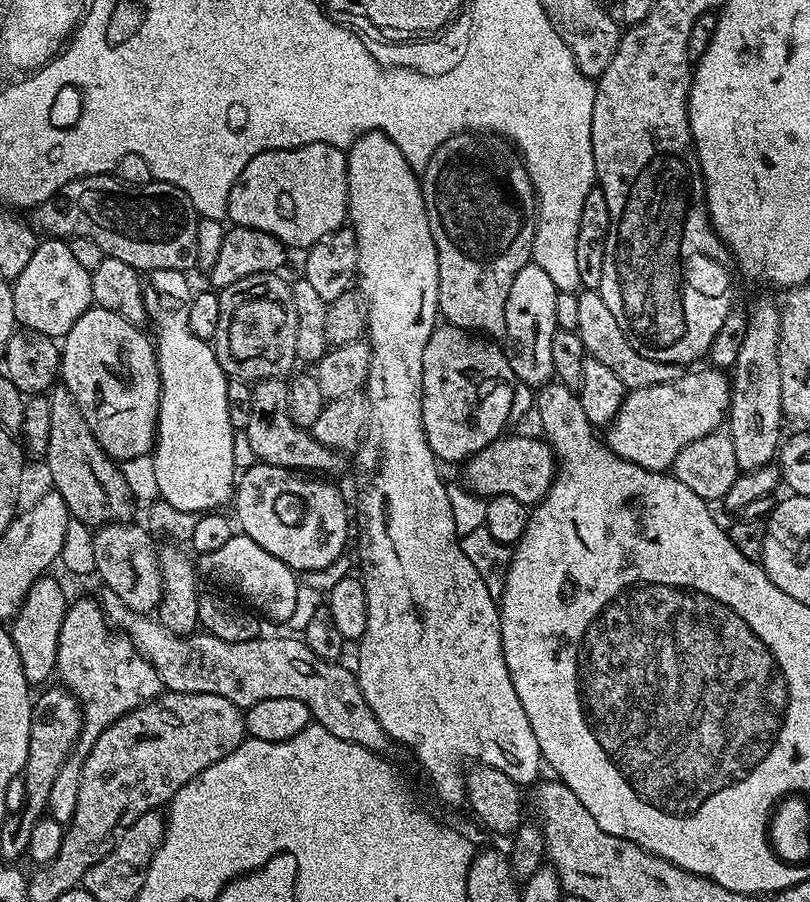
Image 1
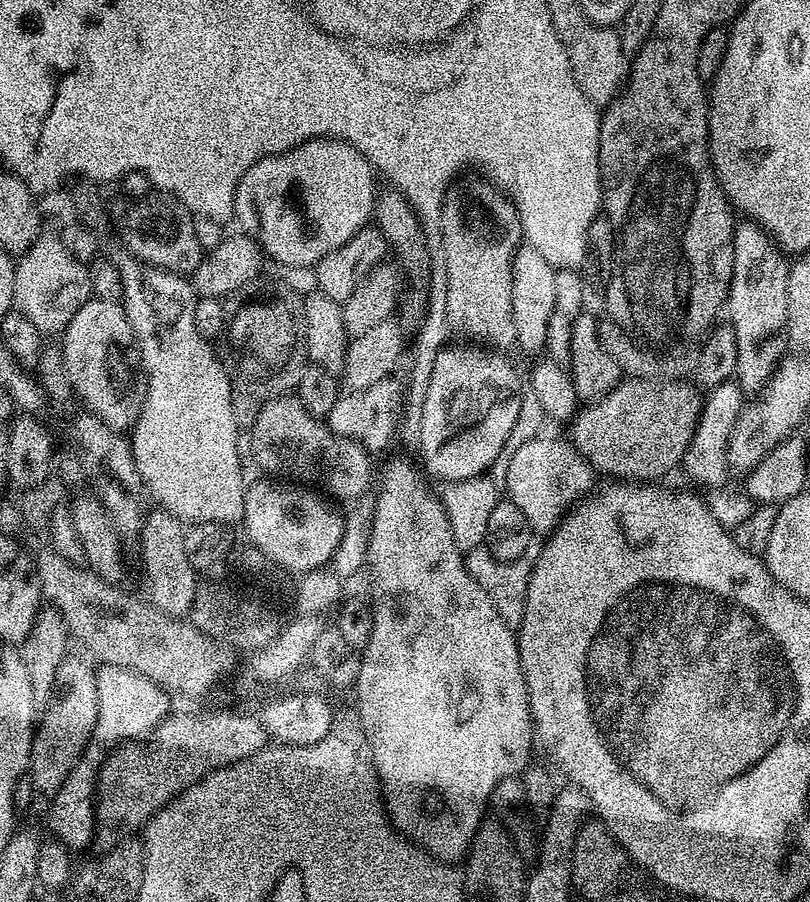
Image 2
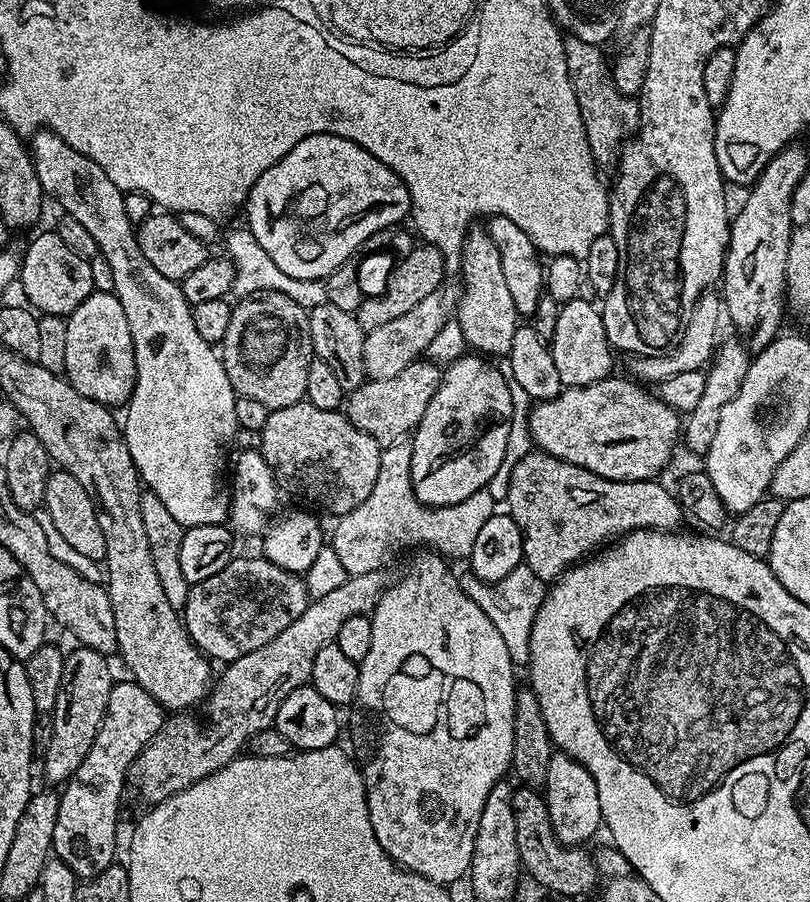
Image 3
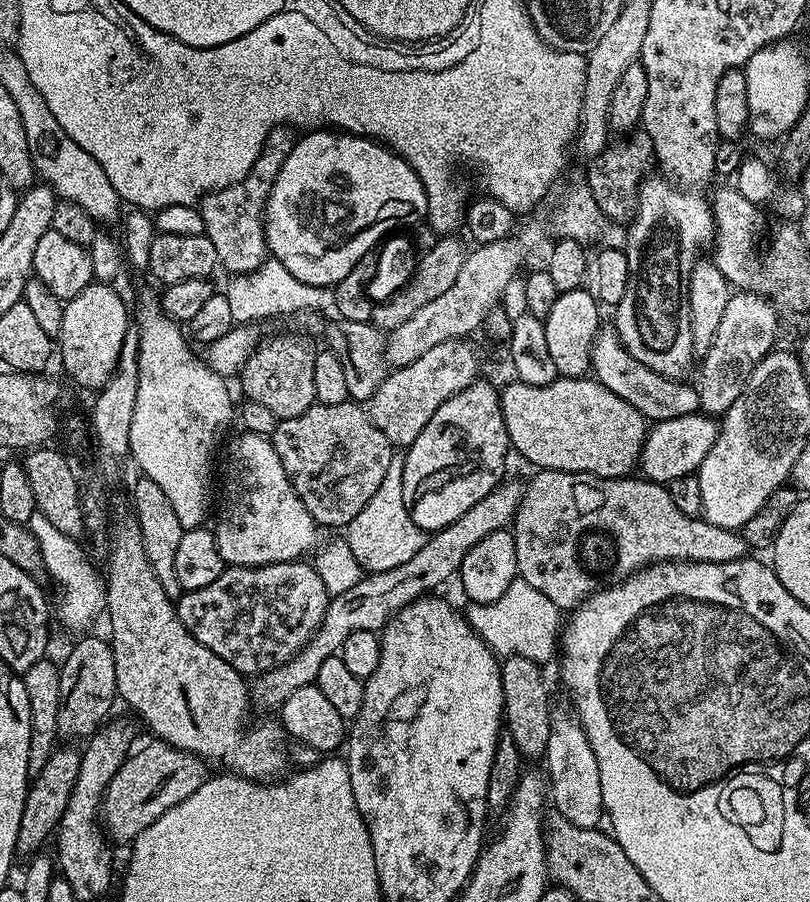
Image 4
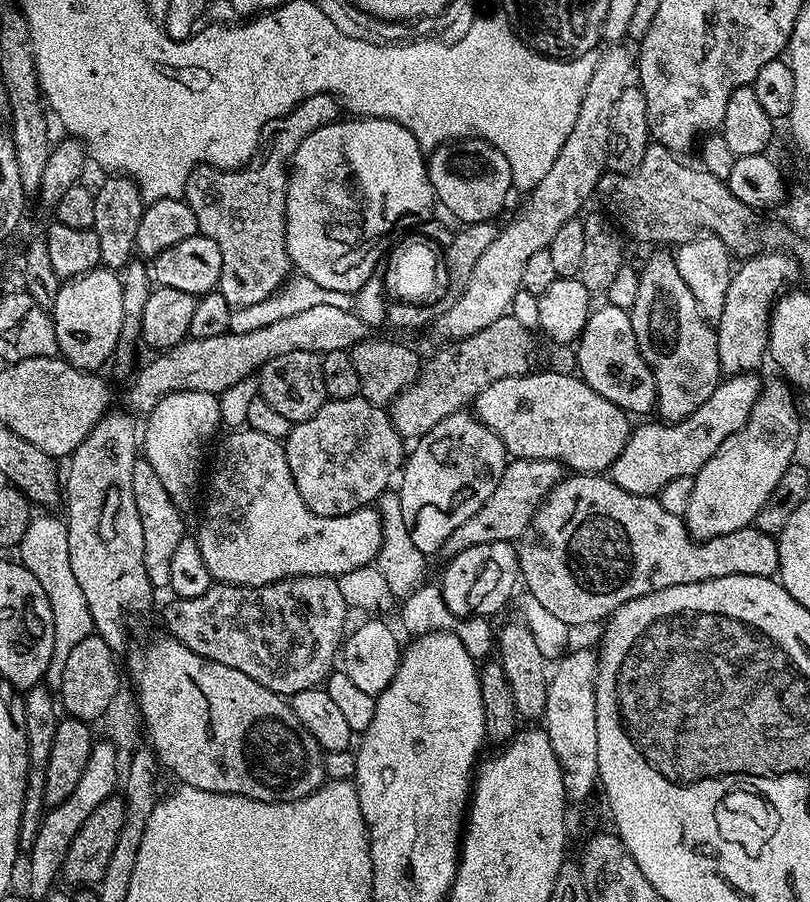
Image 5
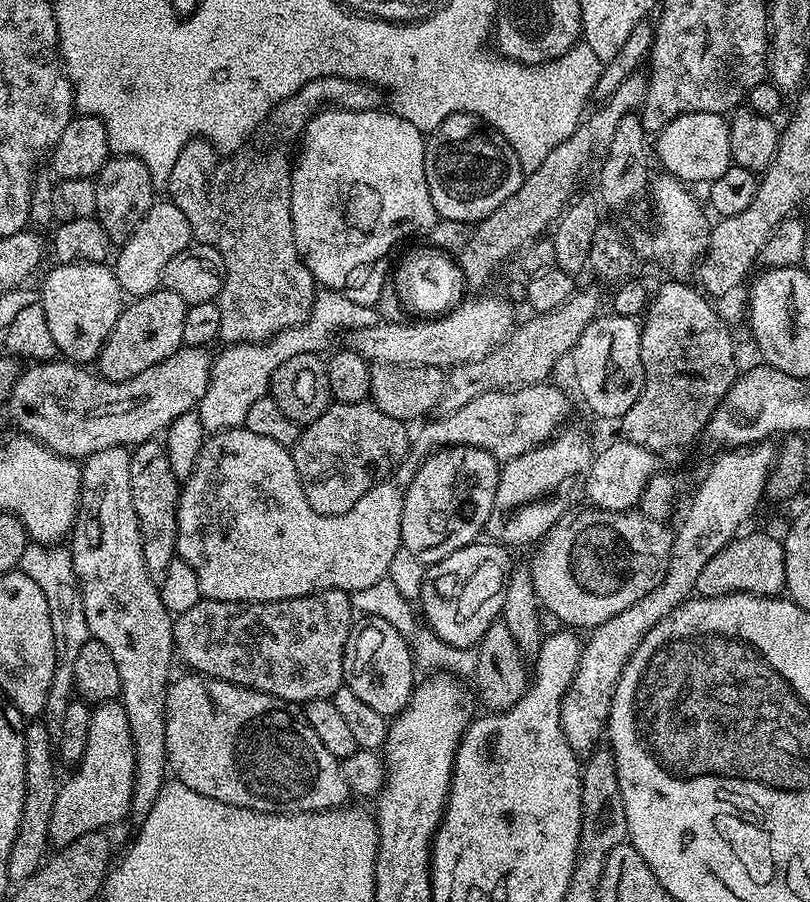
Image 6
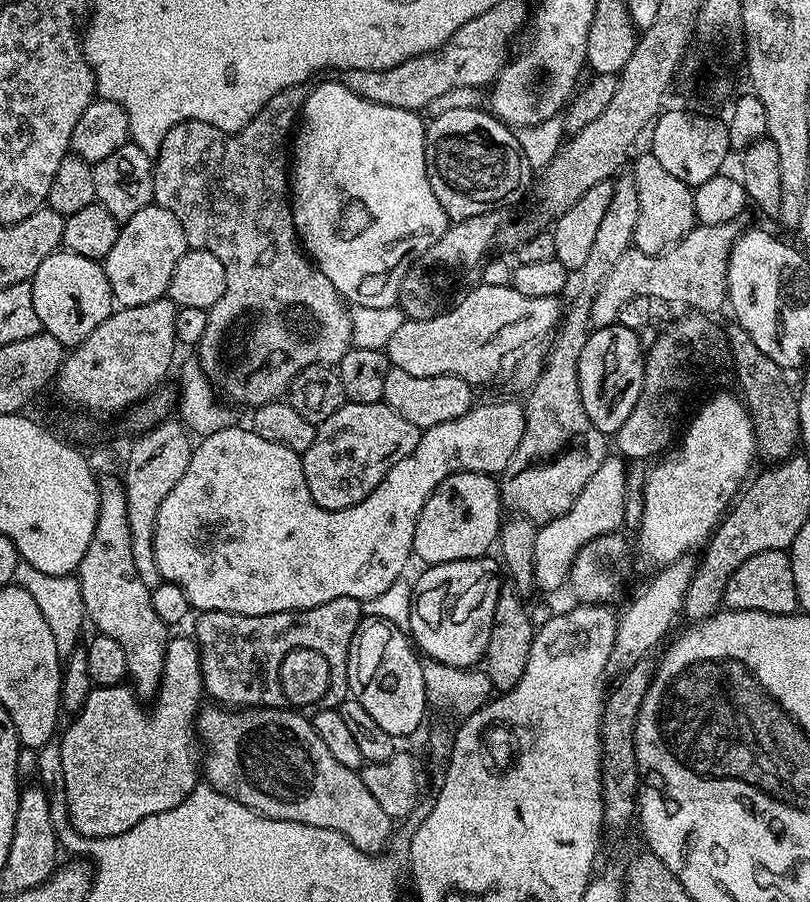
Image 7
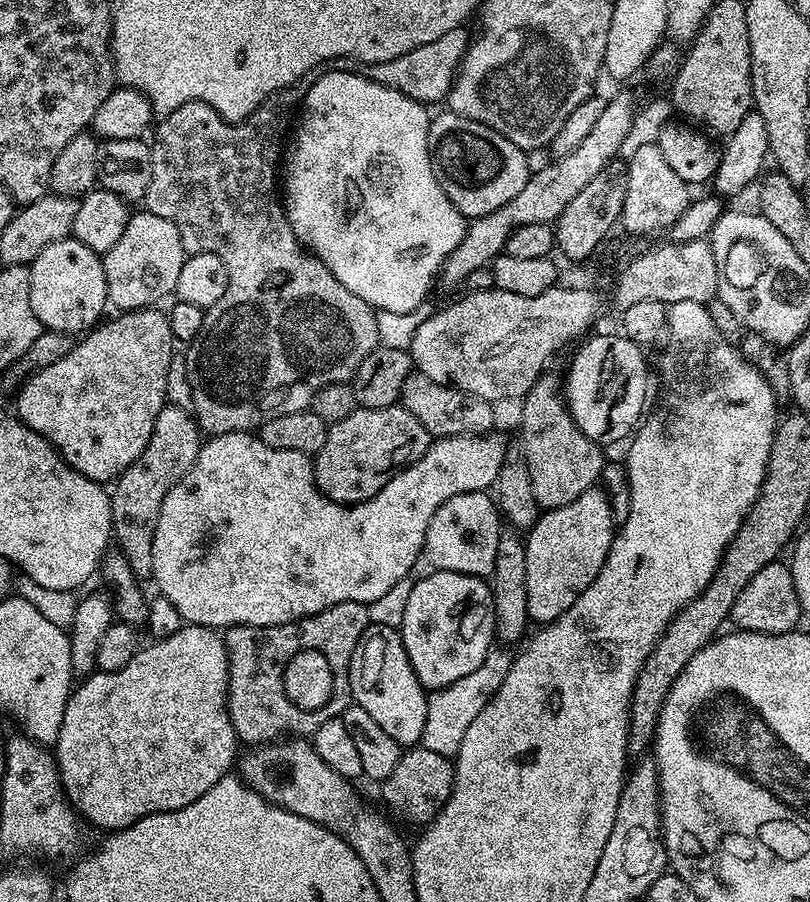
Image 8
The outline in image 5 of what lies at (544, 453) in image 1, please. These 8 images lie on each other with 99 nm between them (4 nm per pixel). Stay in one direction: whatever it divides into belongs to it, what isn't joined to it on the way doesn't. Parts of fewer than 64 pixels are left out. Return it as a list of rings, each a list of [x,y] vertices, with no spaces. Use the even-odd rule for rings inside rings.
[[[568,474],[564,479],[558,481],[551,490],[548,497],[540,504],[539,510],[534,514],[530,526],[525,530],[524,535],[518,541],[518,555],[520,558],[520,580],[526,587],[527,595],[533,596],[550,610],[559,621],[577,626],[577,624],[596,624],[607,621],[613,612],[617,612],[626,602],[634,598],[642,598],[648,592],[657,592],[670,586],[689,584],[690,582],[702,582],[714,578],[726,578],[732,574],[754,574],[755,576],[775,577],[780,570],[780,559],[778,558],[777,537],[768,536],[755,526],[749,526],[742,530],[734,530],[730,534],[722,534],[718,538],[709,540],[693,540],[688,533],[688,525],[681,517],[669,514],[662,506],[662,502],[656,496],[639,496],[622,490],[620,486],[604,474]]]

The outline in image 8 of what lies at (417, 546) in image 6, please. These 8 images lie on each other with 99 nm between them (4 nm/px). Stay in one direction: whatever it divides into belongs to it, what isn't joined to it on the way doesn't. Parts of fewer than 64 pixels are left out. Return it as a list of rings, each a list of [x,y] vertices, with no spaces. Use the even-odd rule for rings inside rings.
[[[487,491],[454,494],[454,498],[442,502],[430,518],[430,526],[424,535],[423,559],[428,559],[431,567],[441,572],[491,577],[501,531],[500,510]]]

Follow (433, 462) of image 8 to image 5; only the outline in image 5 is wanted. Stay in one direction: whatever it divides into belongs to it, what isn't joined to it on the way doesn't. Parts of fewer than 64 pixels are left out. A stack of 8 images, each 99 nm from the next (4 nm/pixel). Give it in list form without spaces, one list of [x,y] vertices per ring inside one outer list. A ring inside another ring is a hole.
[[[530,370],[525,376],[498,378],[476,397],[474,412],[490,430],[494,430],[494,434],[498,434],[498,438],[502,438],[505,448],[513,457],[521,460],[556,460],[576,474],[607,473],[618,454],[622,454],[630,435],[629,413],[602,398],[602,394],[581,380],[579,375],[567,376],[564,372]],[[232,430],[229,436],[220,444],[216,452],[216,473],[212,476],[212,485],[208,488],[208,501],[204,504],[204,517],[200,520],[200,529],[194,532],[198,548],[202,550],[202,558],[206,561],[206,568],[210,570],[213,581],[218,584],[234,584],[236,586],[266,586],[279,580],[288,580],[292,576],[335,576],[339,577],[348,571],[358,570],[360,567],[371,565],[377,559],[379,548],[383,542],[384,526],[380,513],[375,507],[359,508],[345,516],[319,516],[302,502],[302,494],[298,494],[298,486],[290,474],[290,466],[286,462],[284,445],[274,438],[266,438],[266,434],[258,434],[251,430]]]

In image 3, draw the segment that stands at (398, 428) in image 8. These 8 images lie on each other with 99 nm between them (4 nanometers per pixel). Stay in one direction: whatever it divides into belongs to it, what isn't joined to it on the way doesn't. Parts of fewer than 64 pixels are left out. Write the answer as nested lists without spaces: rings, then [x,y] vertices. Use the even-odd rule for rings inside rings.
[[[299,400],[294,406],[282,406],[269,411],[266,426],[258,434],[258,451],[270,466],[276,483],[285,493],[297,496],[324,512],[333,512],[333,517],[339,518],[354,510],[356,506],[365,502],[377,481],[382,445],[370,434],[358,430],[354,422],[348,420],[347,415],[340,410],[318,410],[309,400]]]

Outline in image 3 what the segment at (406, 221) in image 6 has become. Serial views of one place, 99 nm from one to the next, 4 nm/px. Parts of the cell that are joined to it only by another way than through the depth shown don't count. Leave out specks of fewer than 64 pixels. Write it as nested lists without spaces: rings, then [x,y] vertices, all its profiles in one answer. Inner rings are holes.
[[[314,134],[302,138],[302,142],[298,142],[298,146],[294,146],[294,150],[290,150],[285,156],[278,158],[278,162],[274,162],[274,166],[270,166],[270,170],[266,170],[266,174],[262,174],[262,178],[258,178],[258,182],[254,182],[254,186],[248,189],[247,208],[246,227],[253,232],[254,238],[257,239],[263,250],[270,254],[271,261],[278,266],[278,269],[292,278],[325,281],[338,266],[349,263],[353,259],[352,255],[356,251],[359,253],[366,241],[378,230],[395,228],[401,222],[407,221],[412,211],[412,199],[402,178],[398,178],[398,174],[394,174],[394,170],[390,170],[390,166],[378,162],[378,158],[374,158],[374,154],[370,154],[370,150],[362,150],[362,146],[358,146],[346,138],[338,138],[334,134]]]

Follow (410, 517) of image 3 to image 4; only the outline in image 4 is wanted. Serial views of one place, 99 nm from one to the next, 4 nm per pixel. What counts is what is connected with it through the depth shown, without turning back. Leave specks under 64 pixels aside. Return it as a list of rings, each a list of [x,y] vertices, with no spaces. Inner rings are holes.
[[[394,454],[390,460],[389,469],[382,478],[382,484],[375,491],[374,497],[359,512],[358,517],[348,523],[344,530],[344,539],[349,545],[354,558],[363,571],[381,572],[394,569],[410,562],[424,545],[426,534],[410,517],[408,506],[402,490],[402,474],[405,472],[403,455]]]

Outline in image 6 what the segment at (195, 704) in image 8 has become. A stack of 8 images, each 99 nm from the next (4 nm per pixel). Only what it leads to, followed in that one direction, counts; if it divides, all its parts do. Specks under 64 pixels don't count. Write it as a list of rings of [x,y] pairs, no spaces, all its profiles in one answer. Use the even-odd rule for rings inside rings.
[[[105,700],[92,708],[90,732],[86,734],[86,748],[79,764],[75,765],[72,777],[63,781],[54,802],[54,814],[50,814],[49,845],[59,850],[70,846],[82,834],[104,832],[111,824],[119,822],[132,811],[132,791],[134,790],[134,742],[130,738],[130,722],[126,722],[124,705],[116,700]]]

